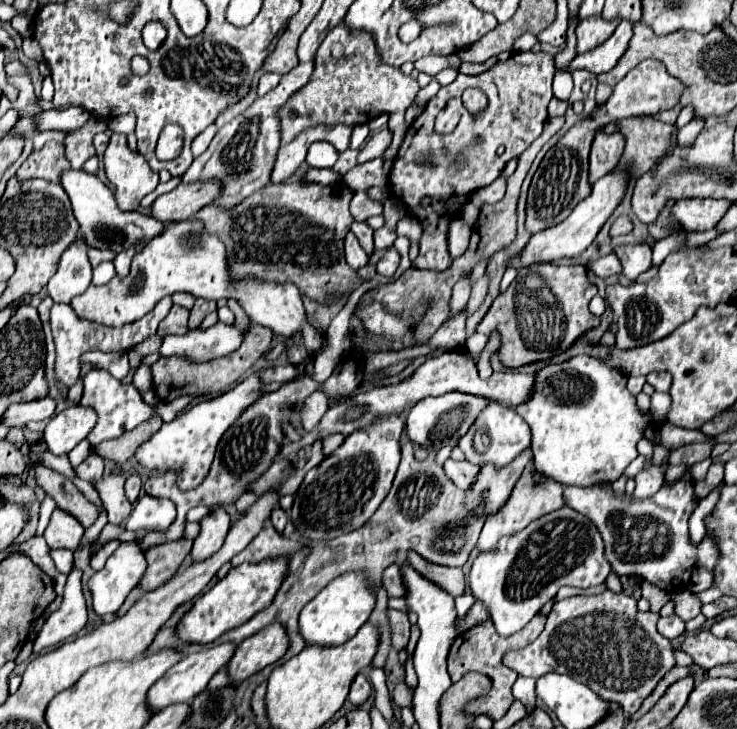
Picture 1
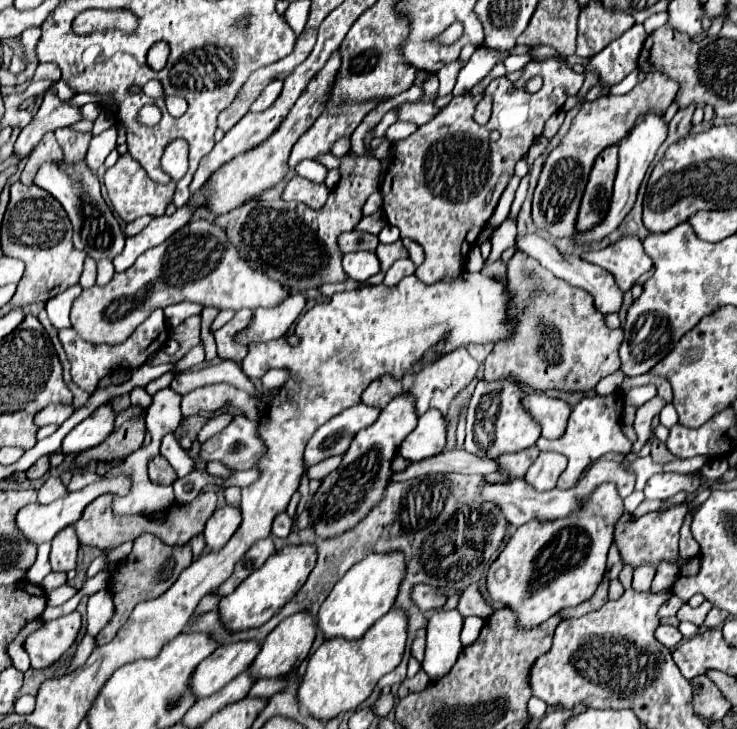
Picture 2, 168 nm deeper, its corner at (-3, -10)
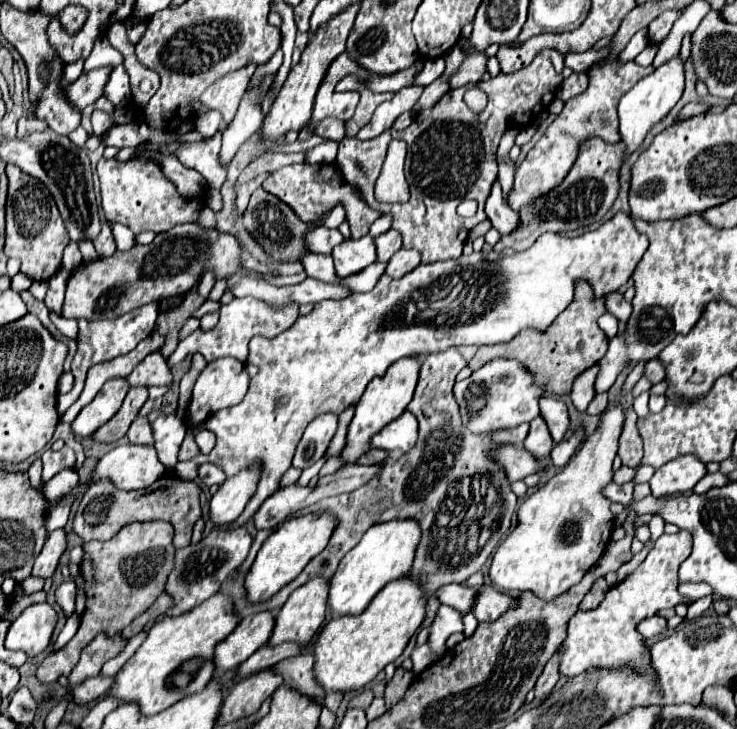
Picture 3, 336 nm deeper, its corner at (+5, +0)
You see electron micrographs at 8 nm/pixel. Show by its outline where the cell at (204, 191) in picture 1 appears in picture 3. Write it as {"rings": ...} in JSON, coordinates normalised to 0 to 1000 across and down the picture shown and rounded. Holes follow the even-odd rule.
{"rings":[[[487,5],[476,8],[476,14],[465,14],[465,19],[457,19],[455,25],[449,25],[449,30],[433,36],[427,52],[411,69],[411,77],[408,77],[406,88],[400,88],[395,93],[395,99],[392,99],[384,121],[379,123],[379,132],[373,134],[368,151],[360,156],[357,176],[354,176],[354,192],[365,195],[365,198],[376,198],[381,187],[387,187],[395,178],[408,178],[411,170],[419,167],[422,151],[425,151],[425,140],[427,140],[427,129],[433,123],[433,115],[441,107],[444,93],[449,91],[449,85],[460,74],[468,71],[468,55],[474,49],[474,41],[479,36],[484,14],[487,14]]]}

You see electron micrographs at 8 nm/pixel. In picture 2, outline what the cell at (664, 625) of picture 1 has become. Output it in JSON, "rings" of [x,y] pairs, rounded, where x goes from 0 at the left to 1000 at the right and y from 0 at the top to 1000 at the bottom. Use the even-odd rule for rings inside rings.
{"rings":[[[897,856],[897,859],[889,864],[889,875],[891,875],[900,886],[905,886],[908,892],[913,892],[913,889],[927,878],[924,867],[921,867],[916,859],[910,859],[910,856]]]}

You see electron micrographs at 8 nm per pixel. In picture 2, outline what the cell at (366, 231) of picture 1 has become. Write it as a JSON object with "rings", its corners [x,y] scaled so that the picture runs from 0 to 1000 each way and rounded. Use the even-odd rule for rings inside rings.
{"rings":[[[476,316],[476,318],[468,318],[460,324],[460,343],[465,348],[474,348],[474,346],[484,346],[484,343],[501,343],[501,346],[509,346],[514,329],[512,324],[503,324],[498,318],[487,318],[487,316]]]}

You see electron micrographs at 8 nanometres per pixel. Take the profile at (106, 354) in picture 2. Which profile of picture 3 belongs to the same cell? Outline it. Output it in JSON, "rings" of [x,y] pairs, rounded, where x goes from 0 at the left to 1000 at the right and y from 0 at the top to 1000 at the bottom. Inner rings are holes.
{"rings":[[[202,414],[199,420],[189,420],[167,433],[161,433],[159,442],[140,442],[140,439],[129,439],[129,442],[121,442],[121,439],[107,439],[107,461],[104,461],[104,483],[99,488],[99,497],[96,497],[96,510],[102,516],[102,529],[94,540],[85,540],[77,546],[77,565],[85,568],[110,540],[113,535],[113,527],[115,527],[115,516],[118,516],[118,508],[132,499],[132,497],[142,497],[142,494],[151,494],[156,488],[164,488],[164,486],[172,486],[178,483],[191,466],[197,466],[205,455],[208,455],[208,447],[210,447],[210,436],[216,431],[216,417],[213,414]]]}

